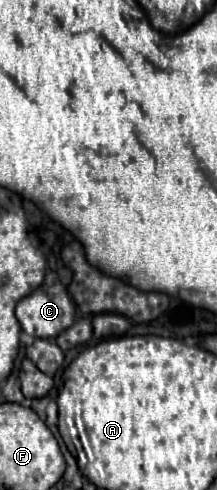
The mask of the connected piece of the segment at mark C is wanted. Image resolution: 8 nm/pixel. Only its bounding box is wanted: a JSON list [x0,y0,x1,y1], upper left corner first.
[16,272,76,338]

